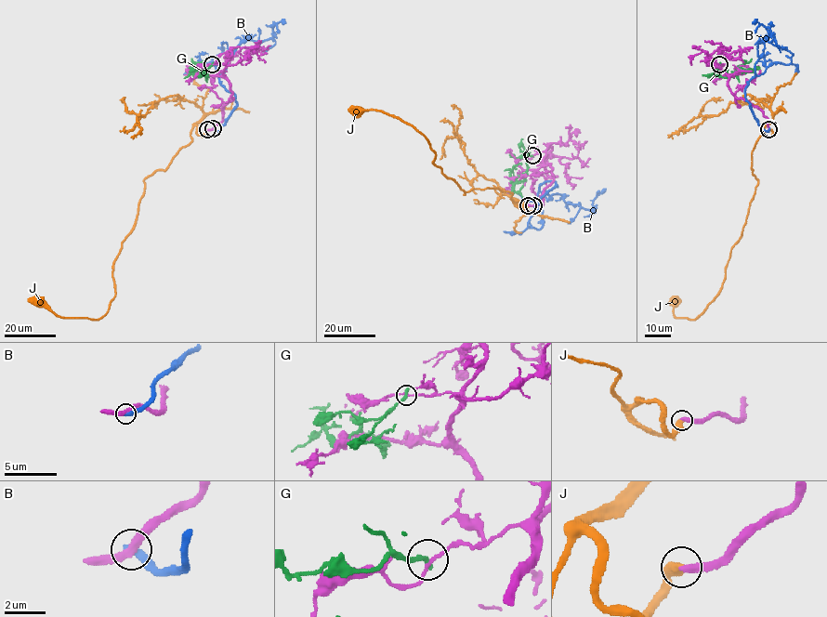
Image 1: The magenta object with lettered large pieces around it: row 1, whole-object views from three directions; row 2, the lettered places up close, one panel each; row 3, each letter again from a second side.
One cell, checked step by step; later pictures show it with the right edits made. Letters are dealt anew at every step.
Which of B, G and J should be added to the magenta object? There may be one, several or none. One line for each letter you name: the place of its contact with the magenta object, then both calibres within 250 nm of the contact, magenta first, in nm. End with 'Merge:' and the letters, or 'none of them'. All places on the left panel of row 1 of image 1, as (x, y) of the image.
J: (207, 129) | 360/480 nm
Merge: J

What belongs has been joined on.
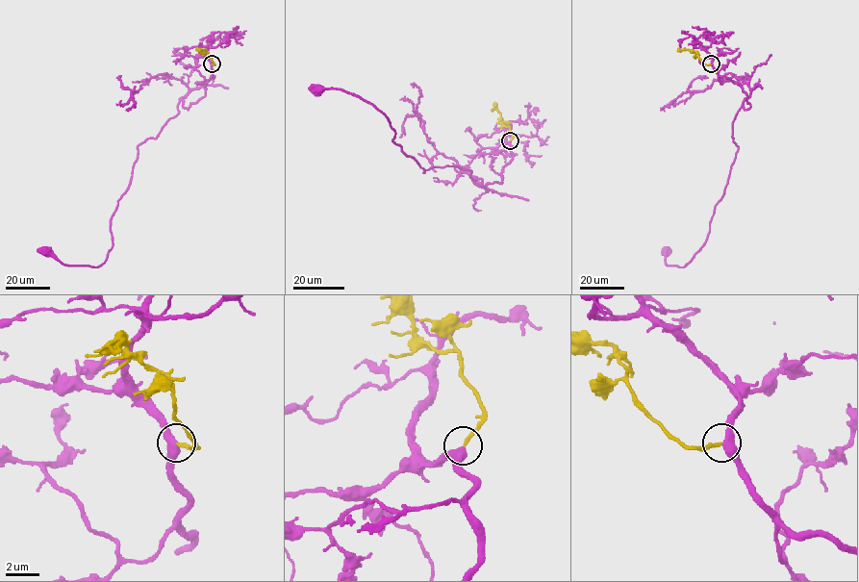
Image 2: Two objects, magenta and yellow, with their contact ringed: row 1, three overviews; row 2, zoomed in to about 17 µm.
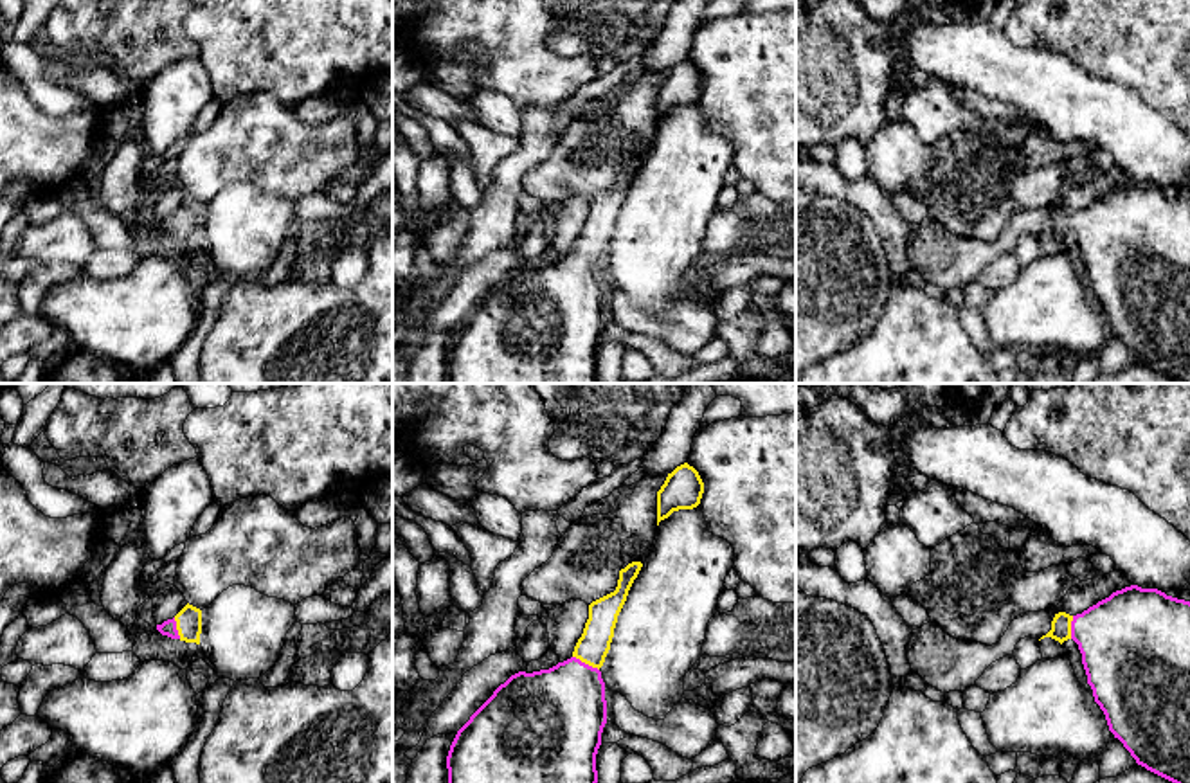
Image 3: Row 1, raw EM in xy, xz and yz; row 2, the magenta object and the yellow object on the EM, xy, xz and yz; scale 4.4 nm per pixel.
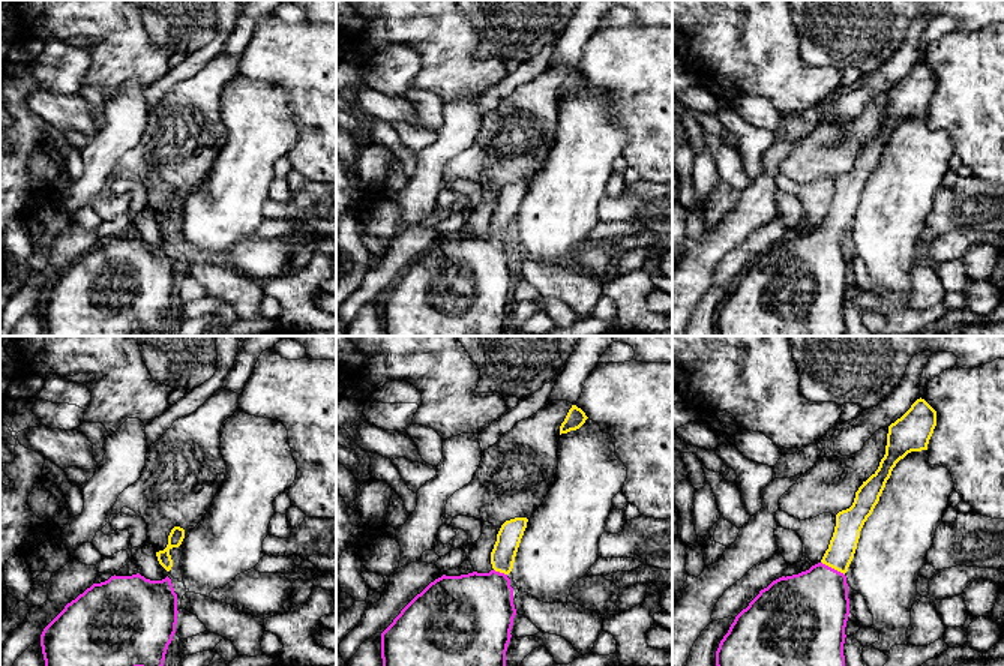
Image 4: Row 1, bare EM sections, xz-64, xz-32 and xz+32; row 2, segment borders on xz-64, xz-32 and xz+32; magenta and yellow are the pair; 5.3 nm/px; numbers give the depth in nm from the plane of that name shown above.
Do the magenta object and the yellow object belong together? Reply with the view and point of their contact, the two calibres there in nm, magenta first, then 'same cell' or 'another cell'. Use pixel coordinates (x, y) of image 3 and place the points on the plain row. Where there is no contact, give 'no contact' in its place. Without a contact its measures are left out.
xz (584, 260) | 400/140 nm | same cell

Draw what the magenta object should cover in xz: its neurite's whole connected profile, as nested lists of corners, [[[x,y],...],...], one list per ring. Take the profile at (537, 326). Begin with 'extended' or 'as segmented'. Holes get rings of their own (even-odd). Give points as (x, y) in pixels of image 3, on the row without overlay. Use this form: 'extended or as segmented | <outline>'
extended | [[[641,158],[628,160],[619,167],[616,187],[589,202],[589,216],[571,256],[549,266],[511,272],[470,313],[446,353],[448,383],[596,383],[596,351],[607,320],[600,265],[641,164]]]

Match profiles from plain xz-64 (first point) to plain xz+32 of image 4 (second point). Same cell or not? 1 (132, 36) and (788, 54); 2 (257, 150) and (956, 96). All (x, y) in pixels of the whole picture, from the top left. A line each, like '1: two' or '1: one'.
1: one
2: two

